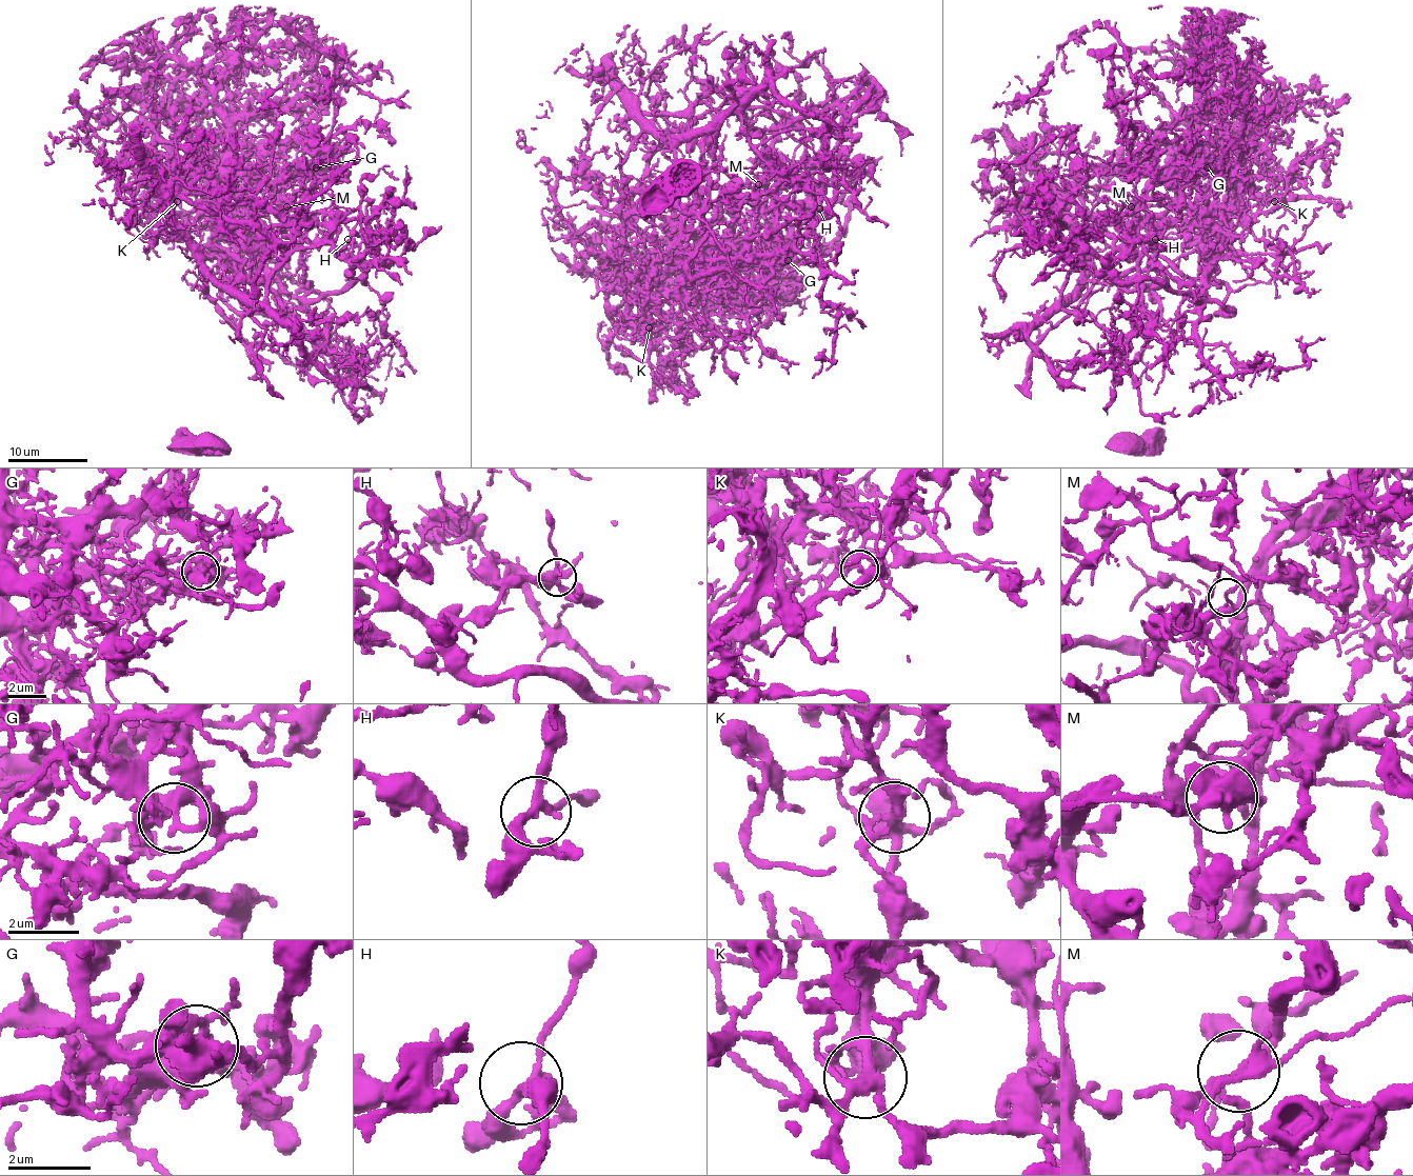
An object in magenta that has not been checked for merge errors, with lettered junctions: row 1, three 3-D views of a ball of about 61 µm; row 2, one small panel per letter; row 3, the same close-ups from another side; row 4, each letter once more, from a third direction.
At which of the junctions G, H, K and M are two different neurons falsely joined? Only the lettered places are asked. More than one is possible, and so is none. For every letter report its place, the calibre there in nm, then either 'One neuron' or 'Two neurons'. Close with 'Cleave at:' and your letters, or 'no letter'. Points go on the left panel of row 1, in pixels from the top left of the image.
G: Place: (316, 167). Thickness 360 nm. Two neurons
H: Place: (347, 239). Thickness 220 nm. One neuron
K: Place: (177, 201). Thickness 280 nm. One neuron
M: Place: (286, 206). Thickness 140 nm. Two neurons
Cleave at: G, M

